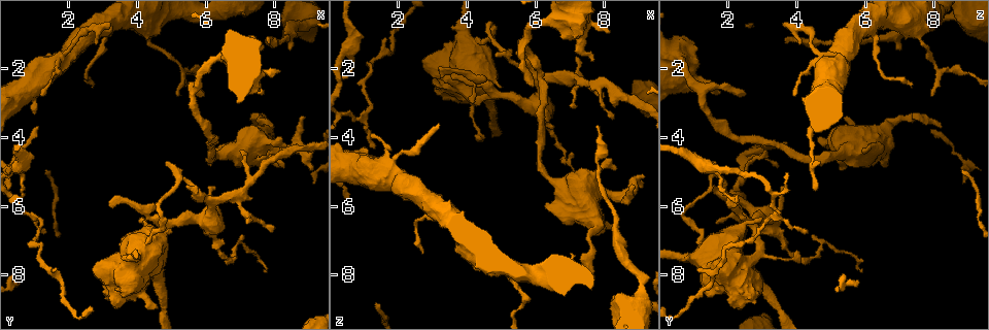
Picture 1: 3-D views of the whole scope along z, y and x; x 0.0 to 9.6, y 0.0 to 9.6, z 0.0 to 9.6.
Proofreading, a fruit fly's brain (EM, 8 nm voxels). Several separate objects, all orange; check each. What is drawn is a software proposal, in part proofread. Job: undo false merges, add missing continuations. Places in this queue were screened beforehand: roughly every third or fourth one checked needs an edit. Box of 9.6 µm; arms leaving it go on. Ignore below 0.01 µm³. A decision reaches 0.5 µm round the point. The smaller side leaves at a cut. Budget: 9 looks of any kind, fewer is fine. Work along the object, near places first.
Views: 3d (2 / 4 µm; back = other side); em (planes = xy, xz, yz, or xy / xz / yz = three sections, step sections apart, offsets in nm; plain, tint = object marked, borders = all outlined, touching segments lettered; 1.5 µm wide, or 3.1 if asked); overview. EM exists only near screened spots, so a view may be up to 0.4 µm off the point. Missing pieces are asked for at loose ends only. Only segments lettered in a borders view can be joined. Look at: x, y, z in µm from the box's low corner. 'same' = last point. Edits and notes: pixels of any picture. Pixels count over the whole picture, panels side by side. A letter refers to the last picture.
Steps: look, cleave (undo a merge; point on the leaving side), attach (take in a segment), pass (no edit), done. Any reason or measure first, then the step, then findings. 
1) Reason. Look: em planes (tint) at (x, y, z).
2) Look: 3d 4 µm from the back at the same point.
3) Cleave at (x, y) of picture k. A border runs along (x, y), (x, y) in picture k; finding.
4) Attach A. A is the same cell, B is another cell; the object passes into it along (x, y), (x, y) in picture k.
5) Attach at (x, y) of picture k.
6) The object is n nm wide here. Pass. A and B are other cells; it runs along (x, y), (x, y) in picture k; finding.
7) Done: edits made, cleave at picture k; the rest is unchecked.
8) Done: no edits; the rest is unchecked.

Calibre changes. Look: em xy step 4 (tint) at (4.05, 7.65, 2.55).

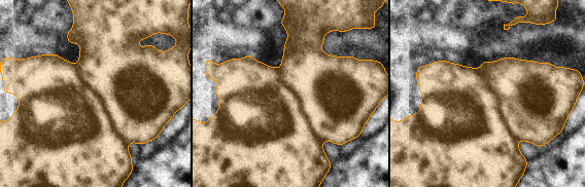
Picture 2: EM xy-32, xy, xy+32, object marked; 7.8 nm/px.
Cut it another way. Look: em planes (borders) at the same point.

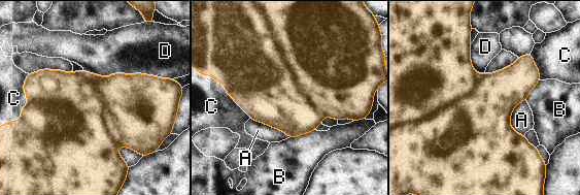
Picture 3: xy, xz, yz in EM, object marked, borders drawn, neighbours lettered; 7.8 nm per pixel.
Cleave at (323, 62) of picture 3. A, B, C and D are other cells; a border runs along (272, 30), (299, 86), (323, 116) in picture 3; two neurons meet here.

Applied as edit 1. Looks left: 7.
Branch stops here. Look: em planes (borders) at (1.25, 2.85, 3.95).

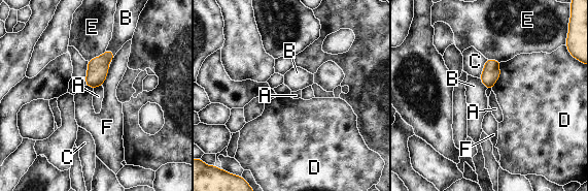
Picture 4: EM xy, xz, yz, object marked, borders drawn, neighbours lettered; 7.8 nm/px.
Pass. A, B, C, D, E and F are other cells; a border runs along (101, 85), (94, 89) in picture 4; no lettered segment goes on from it.

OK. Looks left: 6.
Free end. Look: em planes (plain) at (8.40, 1.45, 6.95).

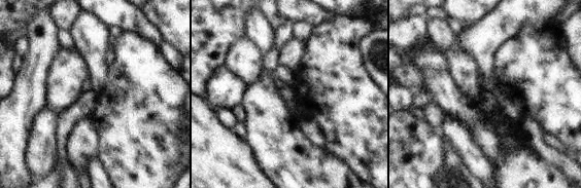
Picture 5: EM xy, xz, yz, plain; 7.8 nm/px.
With the object marked. Look: em planes (tint) at the same point.

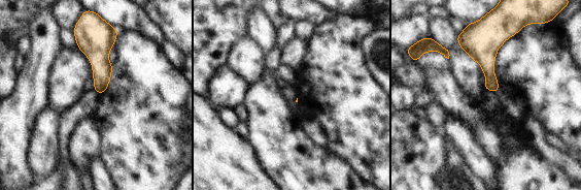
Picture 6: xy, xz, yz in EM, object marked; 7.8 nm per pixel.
What lies round it. Look: em planes (borders) at the same point.

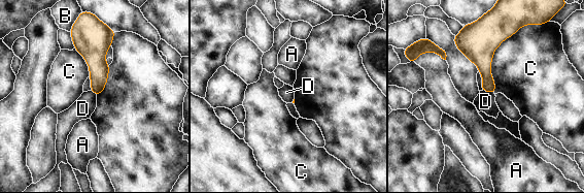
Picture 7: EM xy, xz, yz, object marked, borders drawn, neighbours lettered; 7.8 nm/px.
Pass. A, B, C and D are other cells; a border runs along (482, 90), (493, 94) in picture 7; none of them fits.

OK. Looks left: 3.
Branch stops here. Look: em planes (borders) at (8.90, 3.40, 5.45).

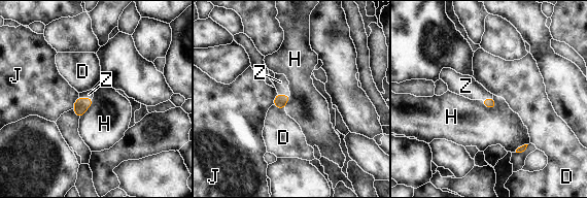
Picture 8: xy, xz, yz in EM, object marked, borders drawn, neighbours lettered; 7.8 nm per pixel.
Attach at (89, 94) of picture 8. Z is the same cell, D, H and J are other cells; the object passes into it along (80, 106), (85, 97), (89, 94) in picture 8; it goes on there.

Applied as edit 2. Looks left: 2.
Done: edits made, cleave at picture 3, attach at picture 8; the rest is unchecked.

